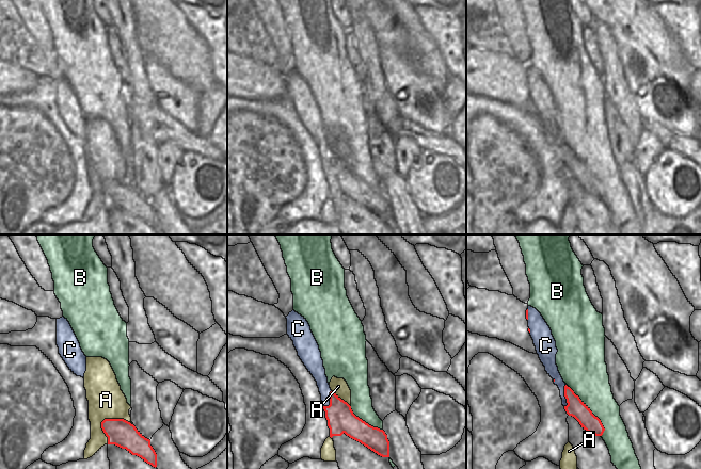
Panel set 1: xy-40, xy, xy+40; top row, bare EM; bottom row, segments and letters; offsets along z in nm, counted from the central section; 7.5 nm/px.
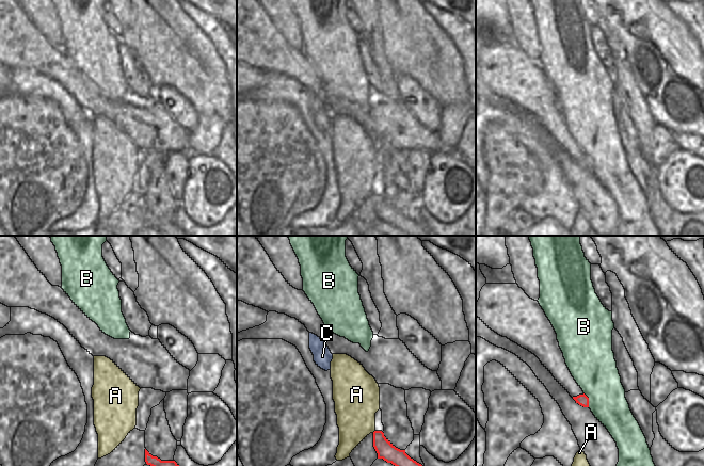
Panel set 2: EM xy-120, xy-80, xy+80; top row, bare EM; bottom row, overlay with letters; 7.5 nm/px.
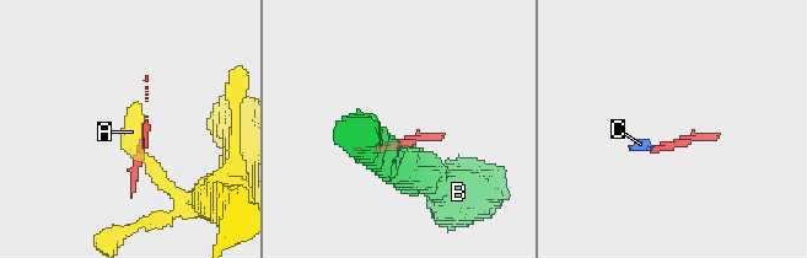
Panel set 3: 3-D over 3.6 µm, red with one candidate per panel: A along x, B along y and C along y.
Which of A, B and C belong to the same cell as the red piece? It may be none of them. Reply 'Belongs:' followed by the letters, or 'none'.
Belongs: none

